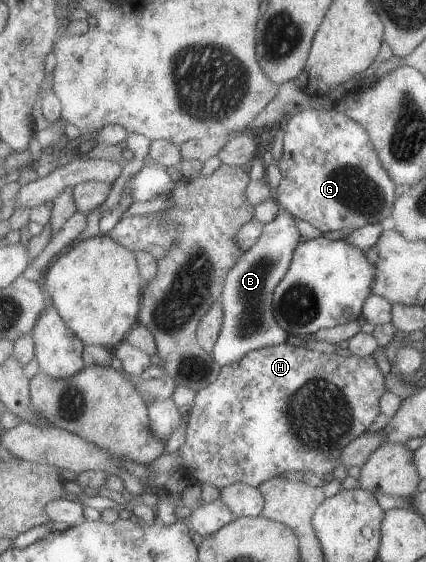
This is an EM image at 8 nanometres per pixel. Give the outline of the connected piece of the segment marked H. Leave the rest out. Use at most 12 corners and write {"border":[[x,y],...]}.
{"border":[[281,343],[195,393],[179,470],[321,483],[380,413],[373,357]]}

